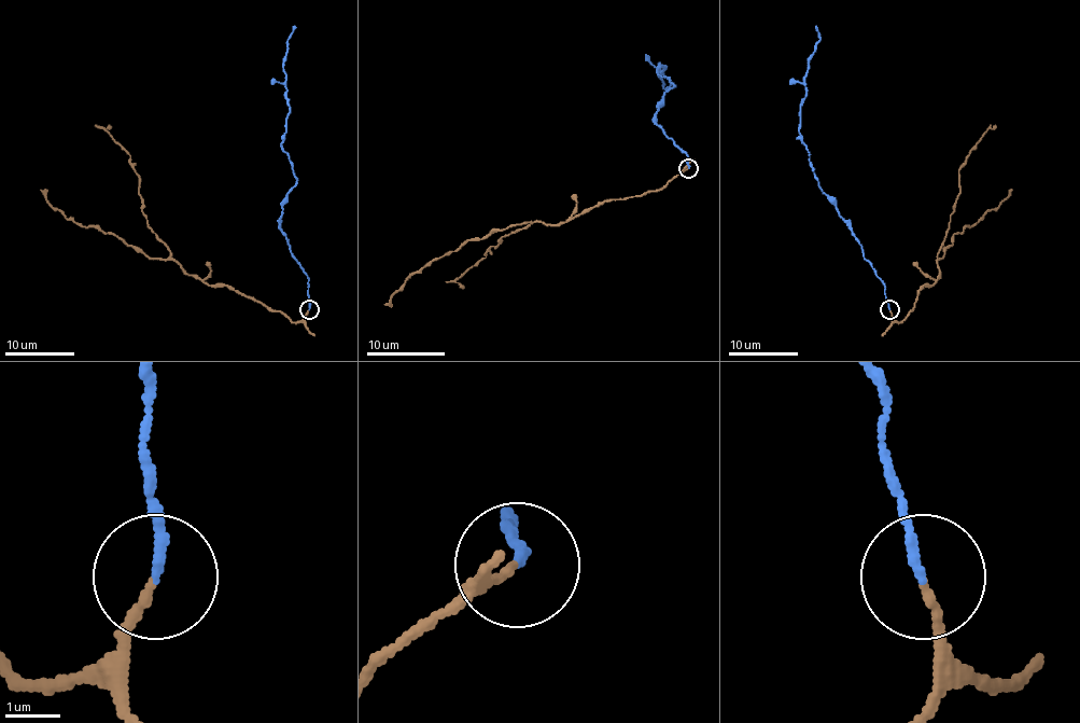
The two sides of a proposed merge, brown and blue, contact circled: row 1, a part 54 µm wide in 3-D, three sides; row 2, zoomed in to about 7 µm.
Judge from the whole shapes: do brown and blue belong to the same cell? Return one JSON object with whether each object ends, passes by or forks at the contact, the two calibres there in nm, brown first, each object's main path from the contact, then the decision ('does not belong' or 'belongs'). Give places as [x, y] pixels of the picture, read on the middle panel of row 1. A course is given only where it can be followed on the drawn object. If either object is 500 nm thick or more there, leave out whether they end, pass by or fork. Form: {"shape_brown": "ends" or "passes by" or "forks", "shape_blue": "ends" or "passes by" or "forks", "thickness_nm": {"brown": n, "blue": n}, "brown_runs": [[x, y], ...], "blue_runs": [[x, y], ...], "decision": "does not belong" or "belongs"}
{"shape_brown": "ends", "shape_blue": "ends", "thickness_nm": {"brown": 150, "blue": 170}, "brown_runs": [[689, 168], [656, 192], [606, 199], [556, 225], [534, 221], [493, 228], [481, 239], [426, 262], [383, 304]], "blue_runs": [[689, 168], [687, 154], [656, 123], [657, 103], [673, 86], [657, 68], [661, 65], [665, 88], [671, 84]], "decision": "belongs"}

